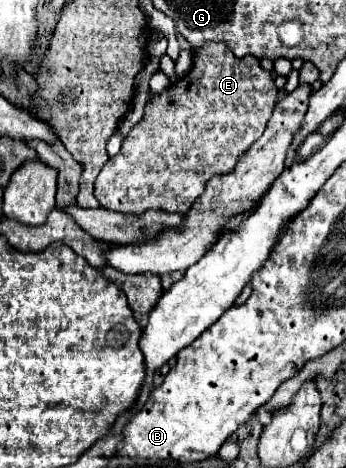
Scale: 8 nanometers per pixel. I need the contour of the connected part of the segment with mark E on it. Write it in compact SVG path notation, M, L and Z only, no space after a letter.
M208 41L202 47L192 49L192 59L194 67L190 73L180 77L162 93L150 93L142 121L136 123L124 139L120 153L108 159L102 167L94 185L94 195L102 207L126 215L142 215L150 209L186 213L202 195L206 183L214 177L232 173L240 157L262 135L278 101L278 89L272 73L262 69L254 55L234 57L232 49L220 41Z

